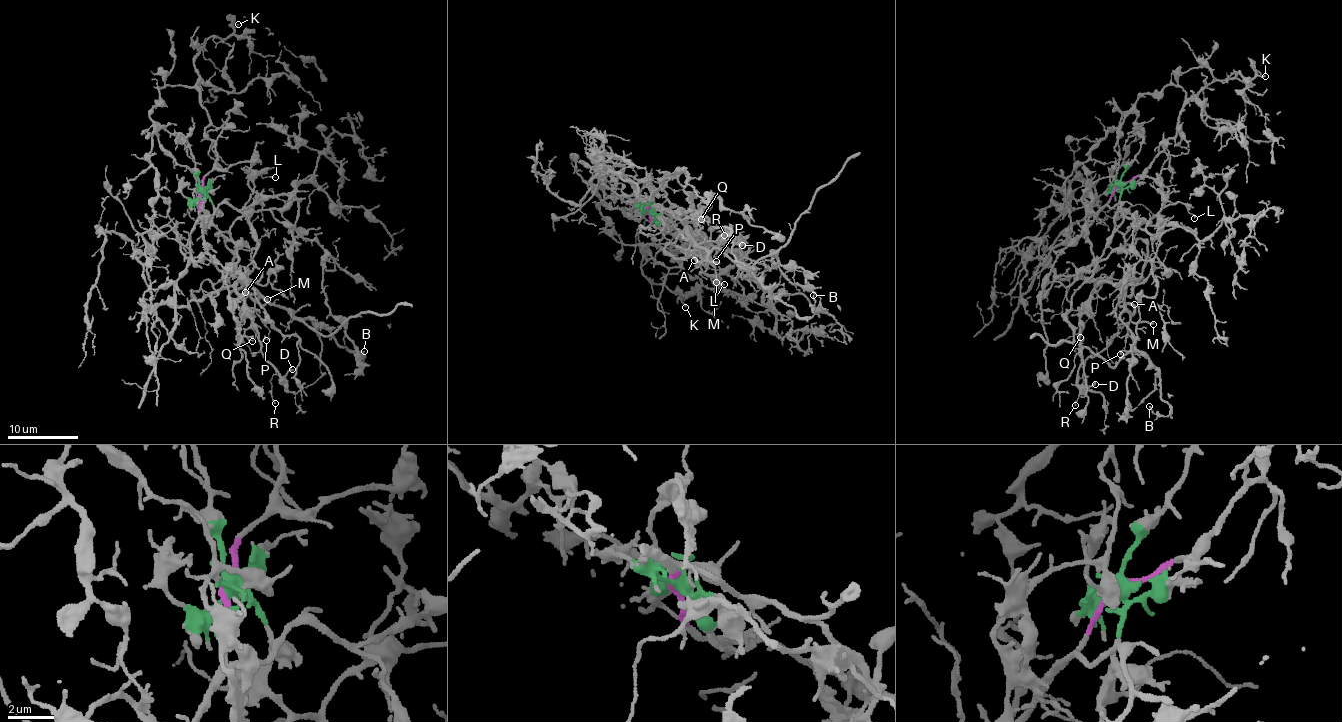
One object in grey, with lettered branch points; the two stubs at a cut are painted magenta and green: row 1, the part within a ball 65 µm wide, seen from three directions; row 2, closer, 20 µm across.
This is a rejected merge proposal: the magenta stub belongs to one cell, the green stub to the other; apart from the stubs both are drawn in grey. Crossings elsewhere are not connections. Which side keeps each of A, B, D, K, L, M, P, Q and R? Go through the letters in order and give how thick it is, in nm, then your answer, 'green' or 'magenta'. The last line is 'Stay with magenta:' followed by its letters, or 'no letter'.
A: 320 nm thick; green
B: 150 nm thick; green
D: 170 nm thick; green
K: 140 nm thick; magenta
L: 100 nm thick; green
M: 180 nm thick; green
P: 100 nm thick; green
Q: 130 nm thick; green
R: 110 nm thick; green
Stay with magenta: K

